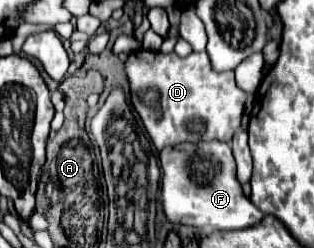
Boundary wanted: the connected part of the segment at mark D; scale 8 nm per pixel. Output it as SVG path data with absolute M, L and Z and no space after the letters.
M131 52L127 58L131 102L141 116L157 150L181 142L231 142L245 110L247 94L237 86L235 72L215 72L207 52L193 52L187 58L175 52Z

